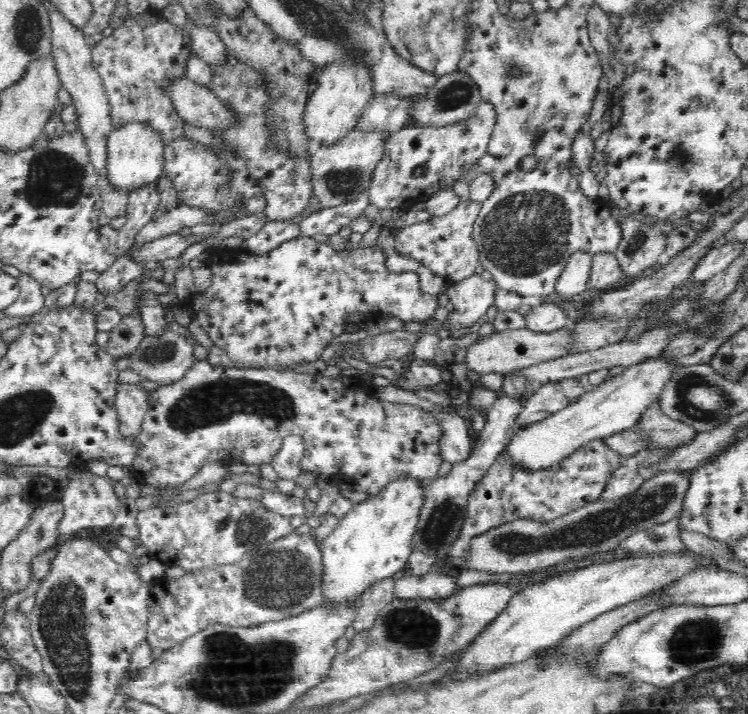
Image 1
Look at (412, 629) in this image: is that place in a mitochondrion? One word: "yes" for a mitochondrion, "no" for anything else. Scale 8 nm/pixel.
yes

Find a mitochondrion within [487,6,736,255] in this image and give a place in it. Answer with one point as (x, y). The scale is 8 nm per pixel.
(680, 159)

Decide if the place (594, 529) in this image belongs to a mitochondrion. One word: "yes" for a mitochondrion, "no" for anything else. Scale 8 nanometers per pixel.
yes

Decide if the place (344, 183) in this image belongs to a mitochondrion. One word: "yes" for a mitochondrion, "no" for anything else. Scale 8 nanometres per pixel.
yes

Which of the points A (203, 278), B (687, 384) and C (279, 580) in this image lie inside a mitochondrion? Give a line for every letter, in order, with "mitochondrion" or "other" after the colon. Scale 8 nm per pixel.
A: other
B: mitochondrion
C: mitochondrion

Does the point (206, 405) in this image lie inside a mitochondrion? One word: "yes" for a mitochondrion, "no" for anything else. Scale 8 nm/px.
yes

